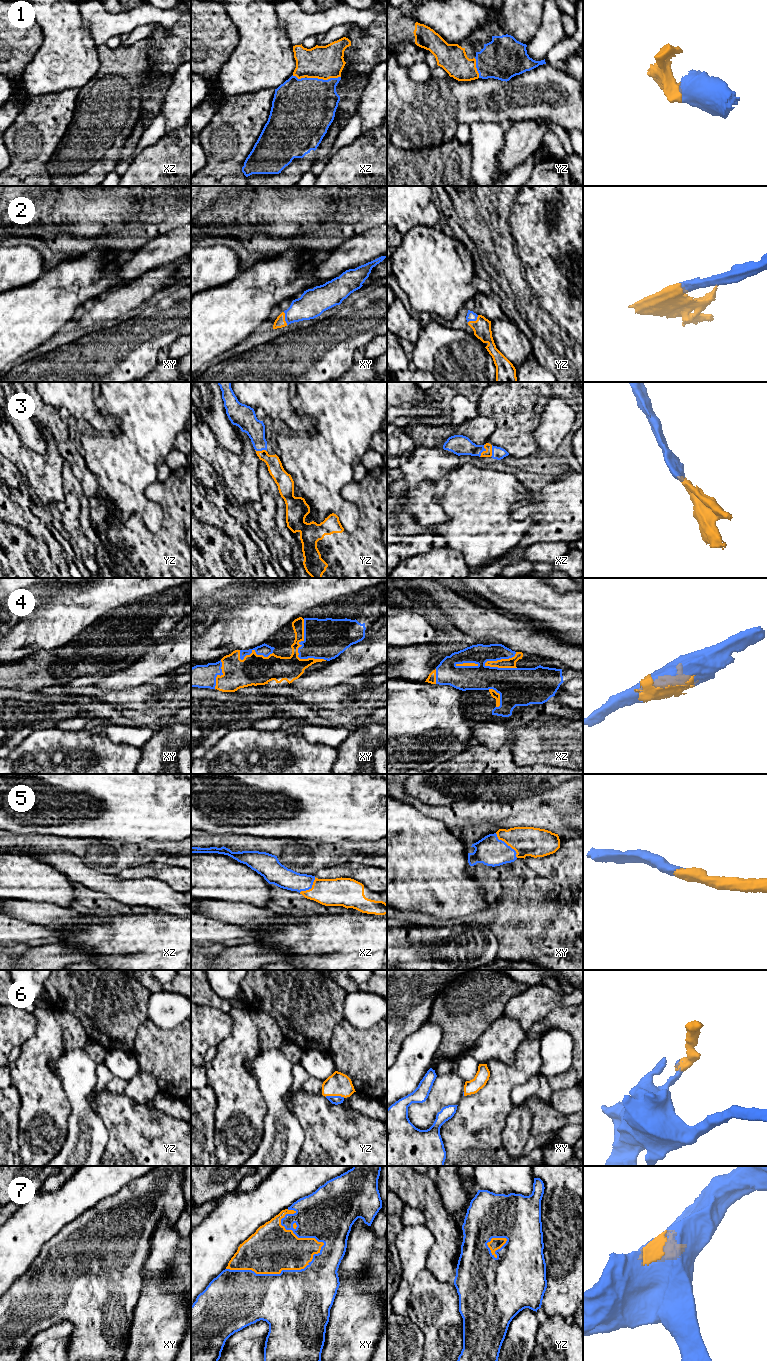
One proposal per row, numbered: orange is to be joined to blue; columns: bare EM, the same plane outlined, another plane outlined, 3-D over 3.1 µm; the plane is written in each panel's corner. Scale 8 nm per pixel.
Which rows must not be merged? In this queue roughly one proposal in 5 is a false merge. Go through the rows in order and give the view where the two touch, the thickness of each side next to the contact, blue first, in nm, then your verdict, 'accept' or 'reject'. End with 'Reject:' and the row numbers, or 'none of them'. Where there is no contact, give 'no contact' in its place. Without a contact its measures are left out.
1: meets blue in xz; 460 nm thick on the blue side, 280 nm on the other; accept
2: meets blue in yz; 80 nm thick on the blue side, 140 nm on the other; accept
3: meets blue in xz; 160 nm thick on the blue side, 60 nm on the other; accept
4: meets blue in xy; 320 nm thick on the blue side, 200 nm on the other; accept
5: meets blue in xy; 240 nm thick on the blue side, 240 nm on the other; accept
6: meets blue in yz; 70 nm thick on the blue side, 190 nm on the other; accept
7: meets blue in xy; 500 nm thick on the blue side, 380 nm on the other; accept
Reject: none of them

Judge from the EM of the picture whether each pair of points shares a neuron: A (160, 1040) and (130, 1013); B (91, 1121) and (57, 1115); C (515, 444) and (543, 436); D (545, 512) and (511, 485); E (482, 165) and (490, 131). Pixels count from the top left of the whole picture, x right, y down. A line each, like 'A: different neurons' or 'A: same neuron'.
A: different neurons
B: different neurons
C: different neurons
D: different neurons
E: same neuron

